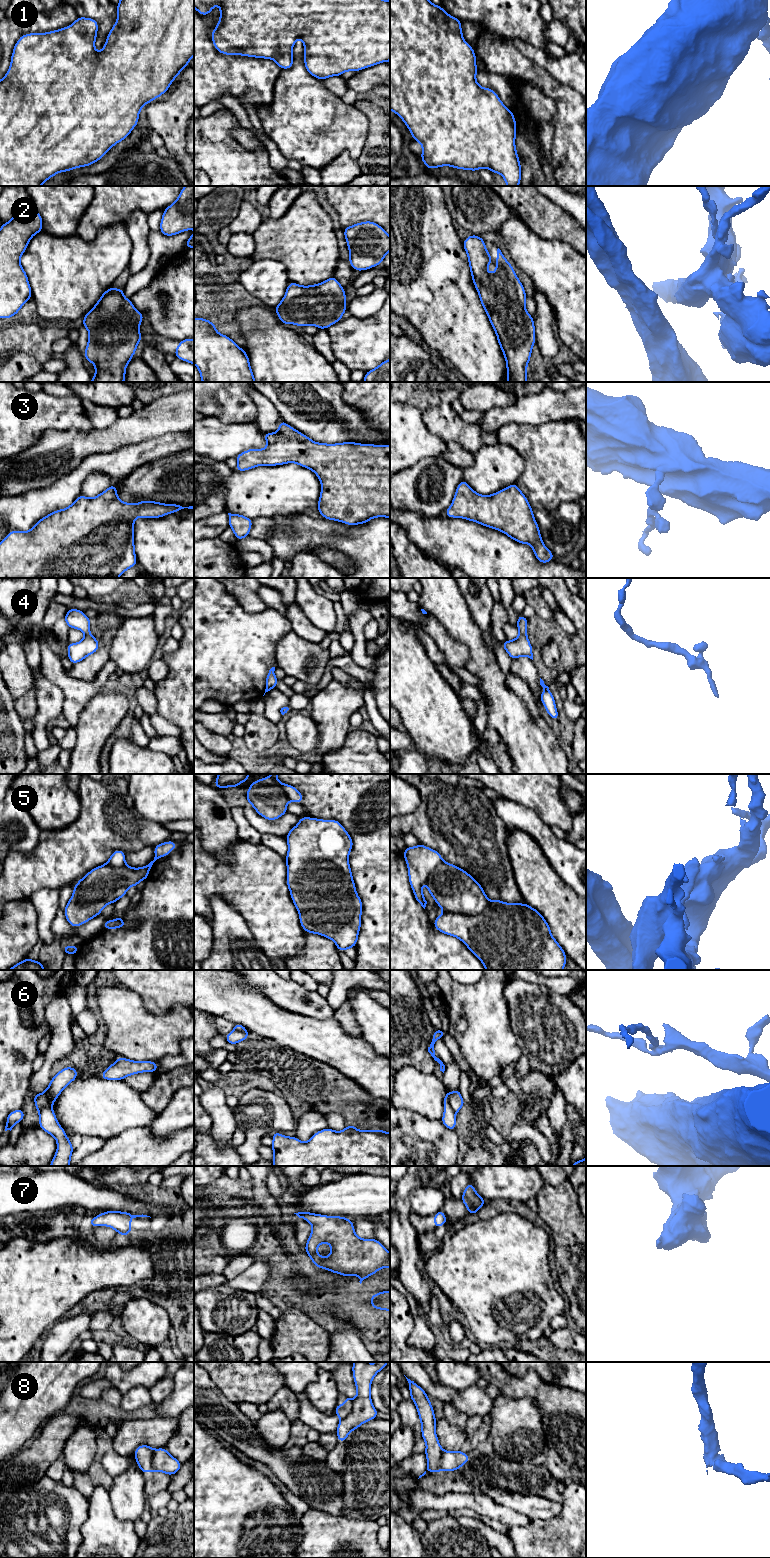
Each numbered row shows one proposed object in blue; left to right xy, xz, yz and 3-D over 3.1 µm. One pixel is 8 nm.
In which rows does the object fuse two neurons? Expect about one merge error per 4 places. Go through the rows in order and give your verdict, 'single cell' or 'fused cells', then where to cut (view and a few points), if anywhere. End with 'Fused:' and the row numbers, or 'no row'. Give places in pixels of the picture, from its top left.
1: single cell | no cut
2: single cell | no cut
3: single cell | no cut
4: single cell | no cut
5: single cell | no cut
6: fused cells | yz (449, 1092), (449, 1105), (455, 1113)
7: single cell | no cut
8: fused cells | xz (353, 1400), (352, 1411), (341, 1420)
Fused: 6, 8

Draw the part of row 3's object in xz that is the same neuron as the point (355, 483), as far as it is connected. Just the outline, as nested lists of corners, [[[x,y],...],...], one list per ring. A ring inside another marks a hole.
[[[283,420],[275,433],[263,433],[267,442],[264,449],[252,448],[237,455],[236,471],[257,466],[296,463],[312,470],[321,482],[318,512],[328,520],[347,525],[369,522],[372,518],[390,519],[390,445],[343,442],[317,443],[289,426]]]

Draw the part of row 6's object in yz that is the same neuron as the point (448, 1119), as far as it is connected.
[[[447,1091],[445,1097],[444,1097],[444,1114],[442,1116],[442,1123],[445,1125],[446,1128],[449,1130],[455,1131],[456,1127],[456,1119],[455,1115],[456,1113],[453,1111],[453,1109],[450,1106],[449,1102],[450,1092]]]

